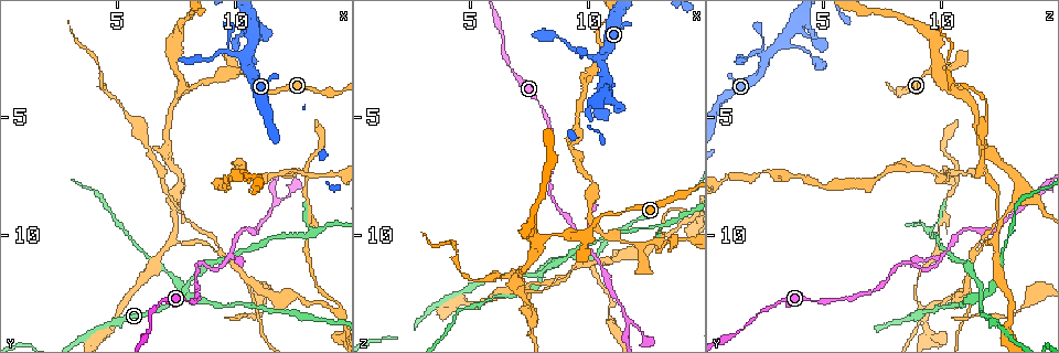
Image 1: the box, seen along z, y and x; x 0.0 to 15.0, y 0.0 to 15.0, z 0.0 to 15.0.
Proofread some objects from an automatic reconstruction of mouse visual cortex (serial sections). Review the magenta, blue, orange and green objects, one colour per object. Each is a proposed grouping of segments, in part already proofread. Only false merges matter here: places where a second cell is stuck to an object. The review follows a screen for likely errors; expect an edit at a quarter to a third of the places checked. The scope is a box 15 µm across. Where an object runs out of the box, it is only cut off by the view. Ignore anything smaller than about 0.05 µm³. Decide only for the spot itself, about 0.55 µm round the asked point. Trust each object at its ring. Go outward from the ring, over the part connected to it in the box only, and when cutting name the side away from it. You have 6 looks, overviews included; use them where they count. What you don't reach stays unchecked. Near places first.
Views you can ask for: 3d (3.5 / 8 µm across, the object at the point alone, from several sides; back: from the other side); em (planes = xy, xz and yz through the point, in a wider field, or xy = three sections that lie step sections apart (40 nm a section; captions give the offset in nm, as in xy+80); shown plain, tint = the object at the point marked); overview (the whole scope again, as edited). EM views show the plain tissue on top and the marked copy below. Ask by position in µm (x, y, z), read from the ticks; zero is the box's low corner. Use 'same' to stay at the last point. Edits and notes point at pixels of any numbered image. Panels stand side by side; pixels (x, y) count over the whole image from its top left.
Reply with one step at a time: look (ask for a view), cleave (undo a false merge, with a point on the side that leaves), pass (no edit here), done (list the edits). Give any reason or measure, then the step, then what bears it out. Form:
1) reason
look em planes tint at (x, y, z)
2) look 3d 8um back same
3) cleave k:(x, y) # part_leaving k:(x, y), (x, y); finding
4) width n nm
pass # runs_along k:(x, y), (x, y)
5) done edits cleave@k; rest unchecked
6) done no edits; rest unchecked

four or more arms meet
look 3d 8um at (7.7, 12.5, 11.8)

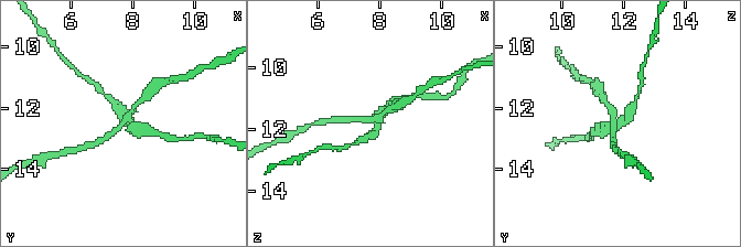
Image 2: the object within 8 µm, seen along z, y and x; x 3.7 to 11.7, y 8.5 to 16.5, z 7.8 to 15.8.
closer look
look 3d 3.5um at (7.8, 12.5, 11.7)

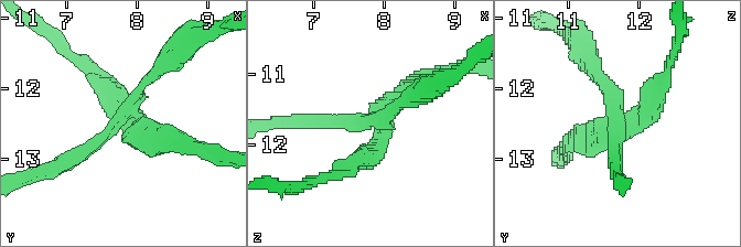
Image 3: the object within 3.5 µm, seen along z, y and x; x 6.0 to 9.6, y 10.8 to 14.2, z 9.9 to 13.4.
arms 4; arm_widths 150, 150, 300, 300 nm
look em planes tint at (7.75, 12.45, 11.70)

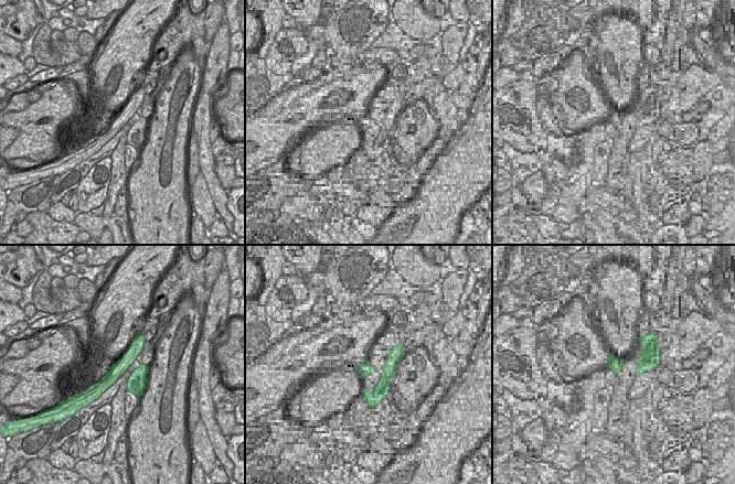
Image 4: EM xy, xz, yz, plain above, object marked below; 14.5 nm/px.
cleave 3:(653, 115) # part_leaving 3:(605, 137), (569, 140), (560, 150); a second cell is stuck on

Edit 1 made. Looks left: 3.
calibre changes
look 3d 8um at (7.9, 3.7, 10.3)

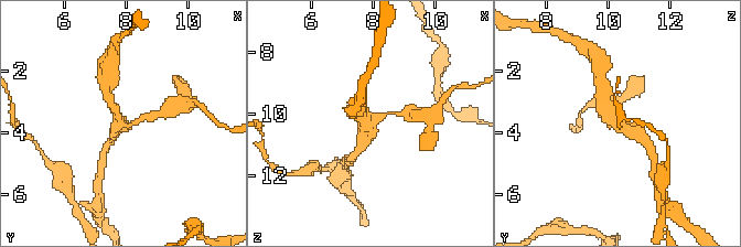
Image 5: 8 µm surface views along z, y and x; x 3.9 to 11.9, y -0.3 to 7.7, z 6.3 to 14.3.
look 3d 3.5um at (8.0, 3.7, 10.3)

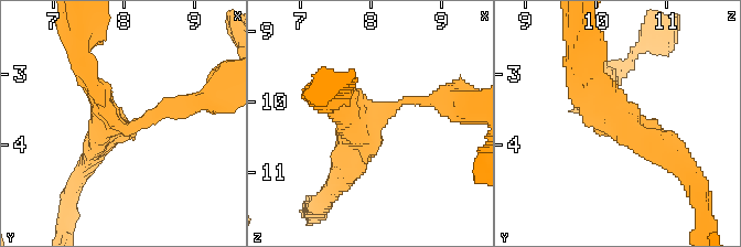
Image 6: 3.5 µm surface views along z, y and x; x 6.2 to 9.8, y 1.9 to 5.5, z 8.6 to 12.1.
arms 3
pass # runs_along 6:(427, 100), (404, 100), (356, 131), (339, 176); all the same cell

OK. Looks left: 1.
done edits cleave@3; rest unchecked

